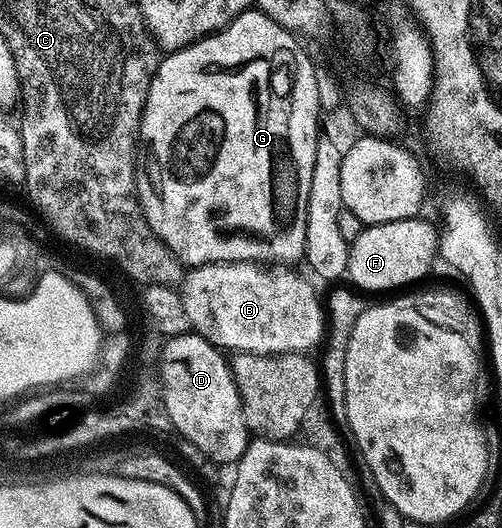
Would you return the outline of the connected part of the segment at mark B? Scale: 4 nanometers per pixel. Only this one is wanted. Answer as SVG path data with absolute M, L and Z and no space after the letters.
M210 262L184 273L181 293L191 330L227 352L241 354L303 354L311 352L325 338L325 306L315 290L287 264L250 262Z

